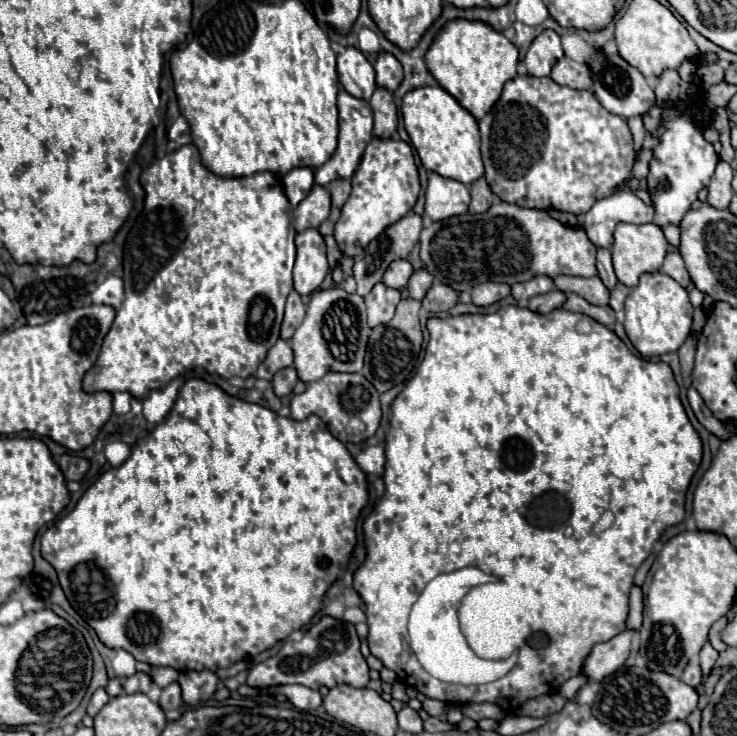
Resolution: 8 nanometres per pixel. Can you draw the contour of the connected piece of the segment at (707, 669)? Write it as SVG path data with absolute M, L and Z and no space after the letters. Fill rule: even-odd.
M707 643L707 645L703 647L703 651L699 653L699 657L701 657L701 667L703 667L703 673L705 673L705 675L711 673L713 663L717 661L717 655L719 655L719 653L711 647L711 643Z

